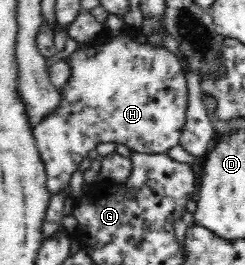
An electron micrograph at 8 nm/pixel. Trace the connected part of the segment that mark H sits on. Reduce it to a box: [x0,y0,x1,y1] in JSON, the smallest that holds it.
[34,25,189,196]

